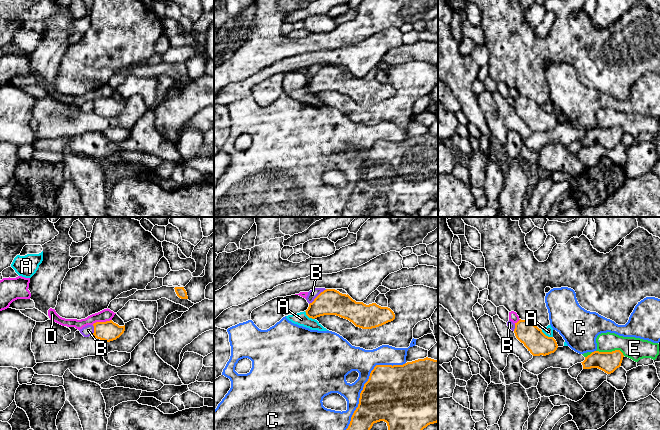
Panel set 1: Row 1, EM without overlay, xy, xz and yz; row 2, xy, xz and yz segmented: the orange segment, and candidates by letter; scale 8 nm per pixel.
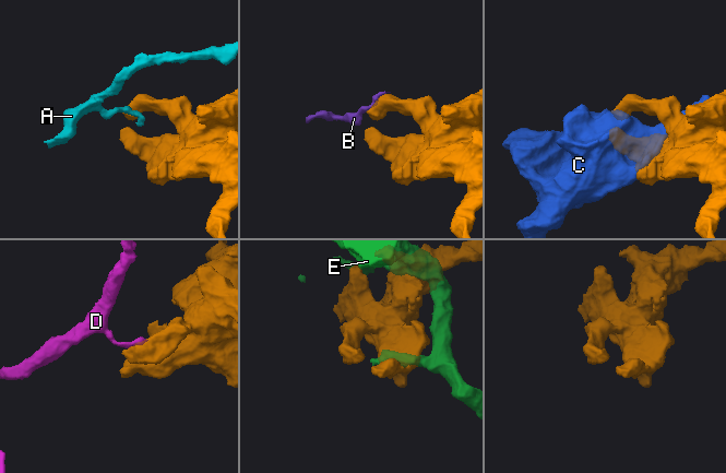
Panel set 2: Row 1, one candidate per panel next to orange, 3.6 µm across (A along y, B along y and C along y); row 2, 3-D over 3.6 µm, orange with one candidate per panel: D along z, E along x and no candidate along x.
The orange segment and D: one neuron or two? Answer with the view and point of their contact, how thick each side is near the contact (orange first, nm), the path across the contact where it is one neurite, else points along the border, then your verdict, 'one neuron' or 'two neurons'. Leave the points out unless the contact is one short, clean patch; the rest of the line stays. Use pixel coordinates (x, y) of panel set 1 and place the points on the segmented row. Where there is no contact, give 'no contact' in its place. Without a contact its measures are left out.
xy (101, 322) | 160/100 nm | along xy (111, 319), (96, 321), (92, 324) | two neurons

